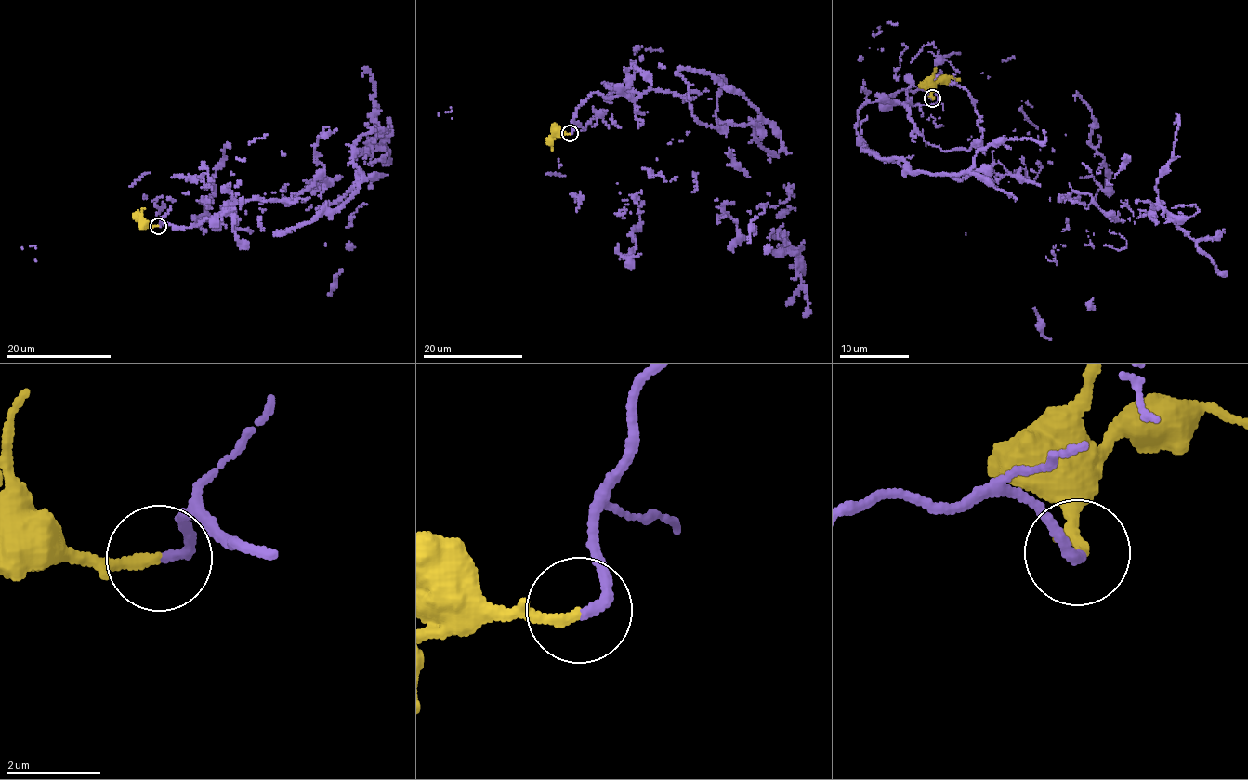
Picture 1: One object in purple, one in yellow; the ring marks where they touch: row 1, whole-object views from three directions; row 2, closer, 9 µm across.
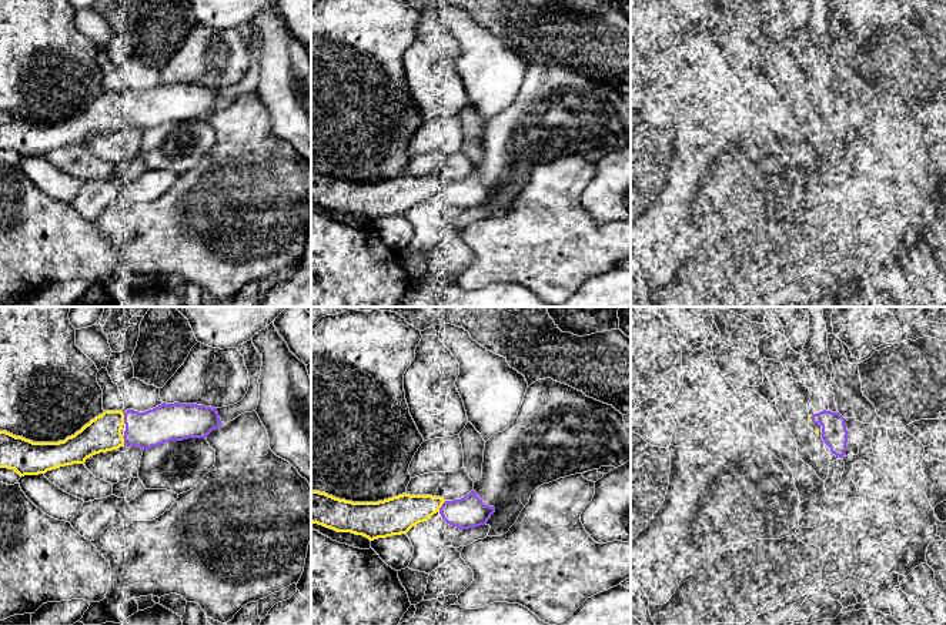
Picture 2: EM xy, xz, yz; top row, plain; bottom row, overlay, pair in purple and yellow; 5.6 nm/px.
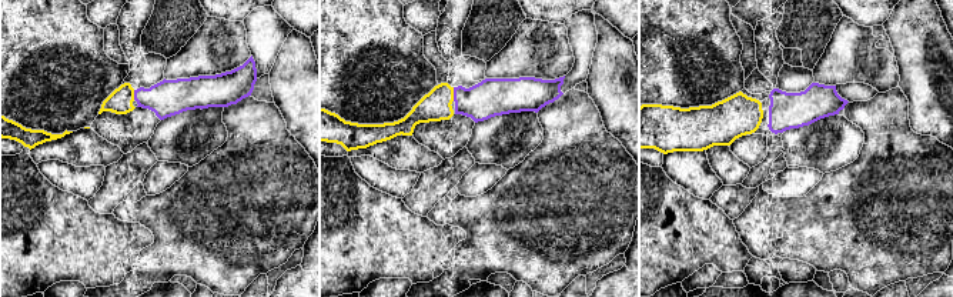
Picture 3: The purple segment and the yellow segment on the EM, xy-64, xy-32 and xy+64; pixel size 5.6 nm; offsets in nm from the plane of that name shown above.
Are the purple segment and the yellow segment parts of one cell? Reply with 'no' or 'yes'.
yes

